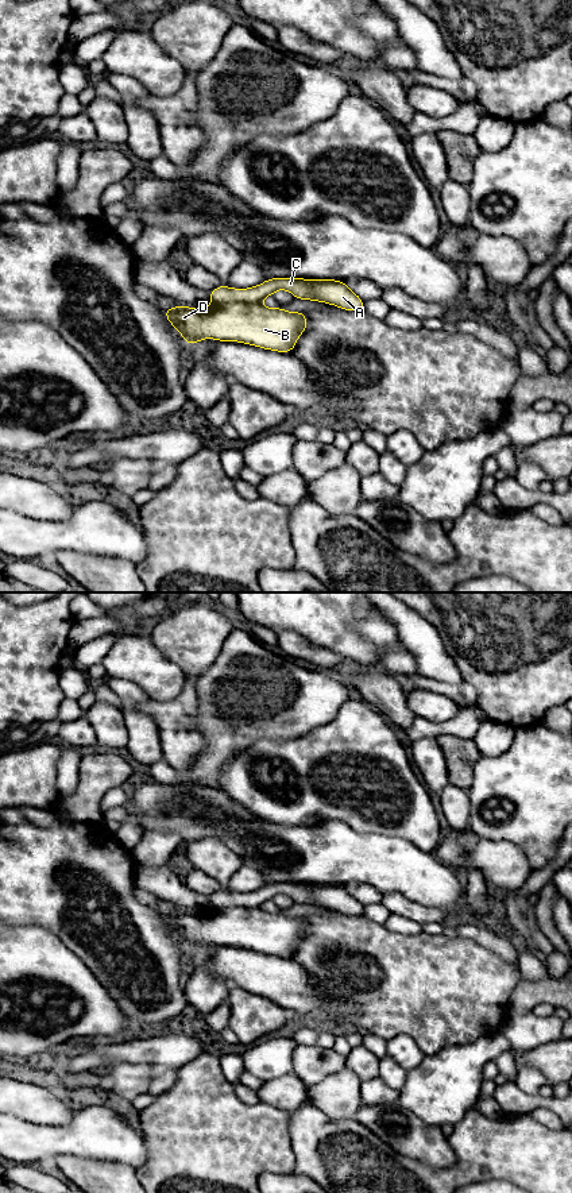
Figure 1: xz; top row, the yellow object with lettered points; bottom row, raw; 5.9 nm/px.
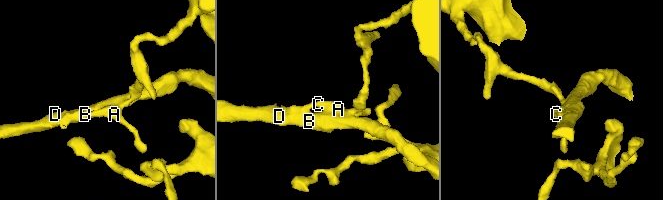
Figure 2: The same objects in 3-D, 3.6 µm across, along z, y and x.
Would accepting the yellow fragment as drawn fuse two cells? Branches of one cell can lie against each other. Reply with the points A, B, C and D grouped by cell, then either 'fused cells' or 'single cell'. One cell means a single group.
groups A C / B D; fused cells

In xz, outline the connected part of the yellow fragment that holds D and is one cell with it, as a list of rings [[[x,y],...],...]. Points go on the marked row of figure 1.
[[[260,302],[212,304],[201,309],[179,304],[163,313],[189,345],[213,339],[291,352],[308,327],[304,312],[289,312],[279,306],[271,309]]]

